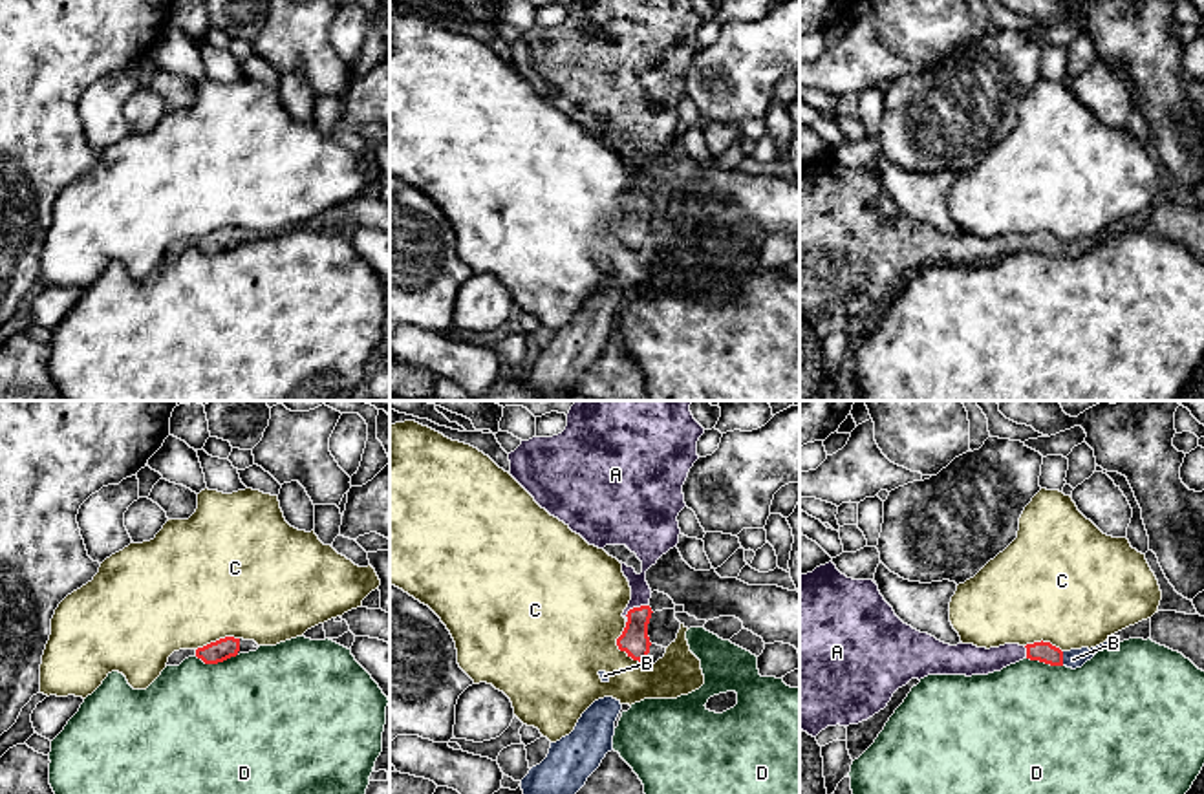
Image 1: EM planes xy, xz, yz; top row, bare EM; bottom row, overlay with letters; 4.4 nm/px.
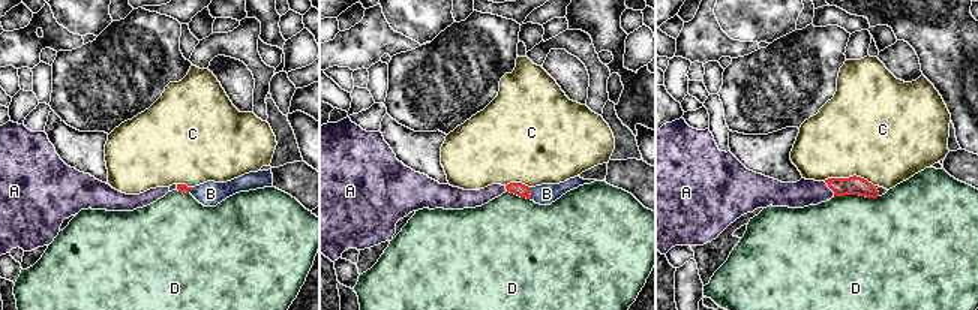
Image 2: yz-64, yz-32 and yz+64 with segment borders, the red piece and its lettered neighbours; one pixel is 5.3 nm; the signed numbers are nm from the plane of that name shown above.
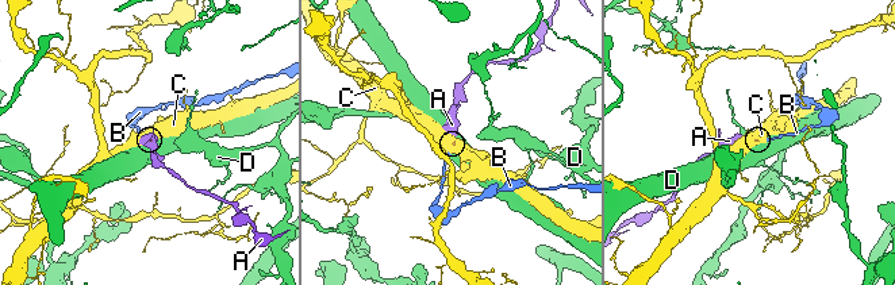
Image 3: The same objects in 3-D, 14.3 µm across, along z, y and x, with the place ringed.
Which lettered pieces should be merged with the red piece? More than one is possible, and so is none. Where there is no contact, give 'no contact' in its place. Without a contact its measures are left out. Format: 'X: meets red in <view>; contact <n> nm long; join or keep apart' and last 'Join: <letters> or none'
A: meets red in xz; contact 130 nm long; join
B: meets red in yz; contact 60 nm long; join
C: meets red in xz; contact 200 nm long; keep apart
D: meets red in xy; contact 190 nm long; keep apart
Join: A, B

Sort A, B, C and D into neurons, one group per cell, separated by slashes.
A B / C / D

